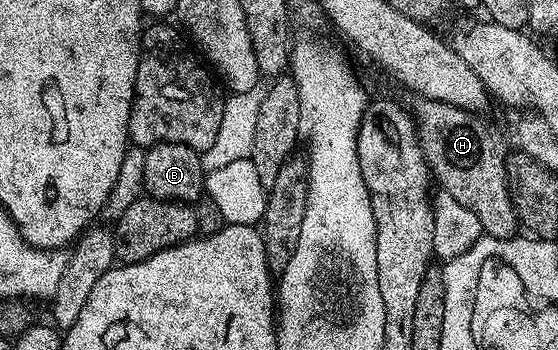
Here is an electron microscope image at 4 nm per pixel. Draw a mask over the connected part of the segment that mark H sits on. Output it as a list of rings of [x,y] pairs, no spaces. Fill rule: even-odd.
[[[419,99],[416,102],[415,109],[413,108],[415,130],[419,132],[419,146],[431,169],[434,184],[442,192],[453,195],[453,199],[457,199],[457,203],[461,203],[461,207],[469,207],[469,211],[473,211],[473,215],[477,215],[486,236],[496,242],[516,236],[520,232],[521,226],[507,186],[508,154],[503,153],[503,145],[495,138],[494,131],[470,109],[453,107],[444,101]]]

